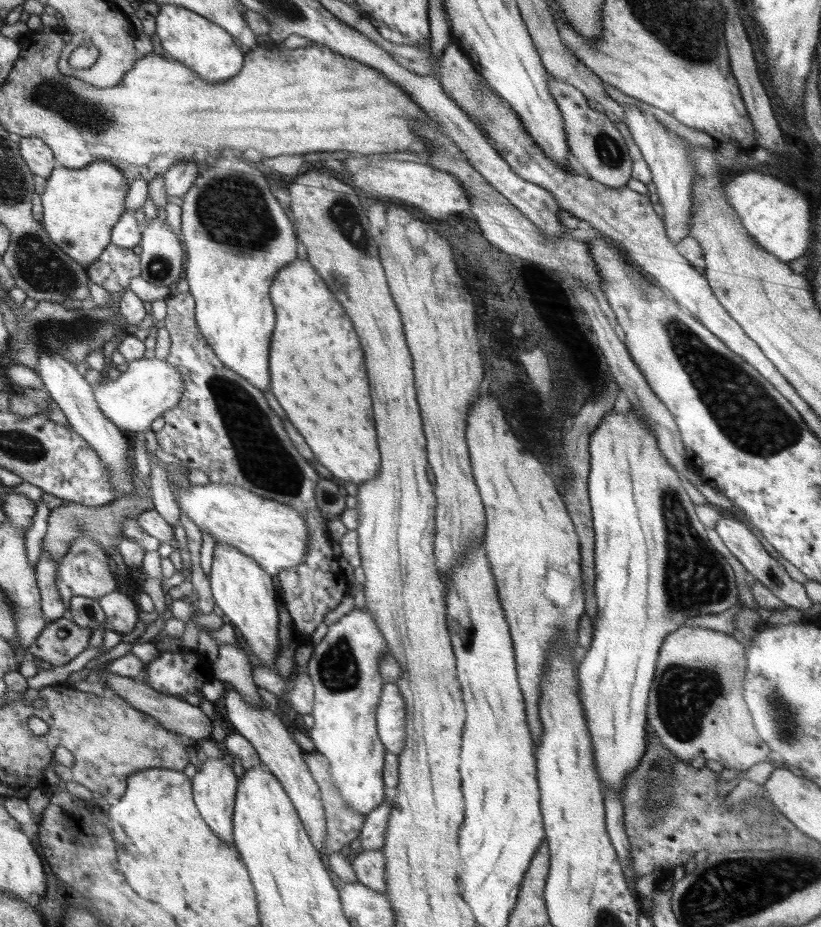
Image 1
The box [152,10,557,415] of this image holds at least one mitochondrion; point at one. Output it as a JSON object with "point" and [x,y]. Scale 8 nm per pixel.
{"point":[242,225]}

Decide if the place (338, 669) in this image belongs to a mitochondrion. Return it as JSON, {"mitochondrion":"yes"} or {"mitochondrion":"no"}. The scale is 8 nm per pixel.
{"mitochondrion":"yes"}

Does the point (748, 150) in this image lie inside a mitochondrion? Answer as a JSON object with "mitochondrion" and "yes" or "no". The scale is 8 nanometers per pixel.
{"mitochondrion":"no"}

